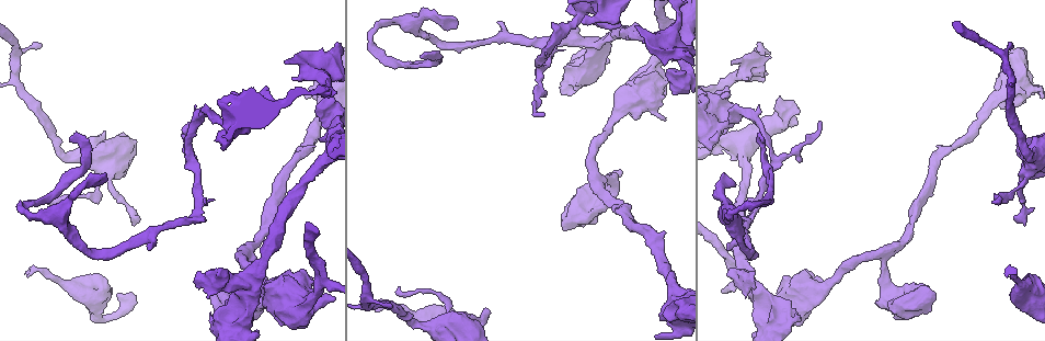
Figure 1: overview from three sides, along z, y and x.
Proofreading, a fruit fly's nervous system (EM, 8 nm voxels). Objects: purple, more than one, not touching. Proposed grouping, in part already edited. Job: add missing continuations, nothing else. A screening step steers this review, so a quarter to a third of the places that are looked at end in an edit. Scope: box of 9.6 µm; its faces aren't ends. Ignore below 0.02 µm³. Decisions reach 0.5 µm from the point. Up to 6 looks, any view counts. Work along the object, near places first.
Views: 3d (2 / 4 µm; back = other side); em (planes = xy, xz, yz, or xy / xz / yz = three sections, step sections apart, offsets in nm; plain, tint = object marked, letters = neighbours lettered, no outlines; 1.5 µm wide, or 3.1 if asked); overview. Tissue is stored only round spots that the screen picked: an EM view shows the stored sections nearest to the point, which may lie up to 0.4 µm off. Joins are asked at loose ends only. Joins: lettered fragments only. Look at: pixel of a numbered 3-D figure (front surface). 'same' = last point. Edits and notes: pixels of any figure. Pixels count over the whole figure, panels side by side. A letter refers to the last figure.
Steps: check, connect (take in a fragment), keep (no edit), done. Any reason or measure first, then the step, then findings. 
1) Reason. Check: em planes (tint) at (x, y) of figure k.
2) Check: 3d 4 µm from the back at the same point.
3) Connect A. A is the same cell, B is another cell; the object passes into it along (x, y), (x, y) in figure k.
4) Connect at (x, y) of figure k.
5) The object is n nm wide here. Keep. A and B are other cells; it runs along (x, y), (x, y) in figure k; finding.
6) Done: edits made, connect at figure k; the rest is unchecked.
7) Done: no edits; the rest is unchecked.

An open end. Check: 3d 2 µm from the back at (747, 81) of figure 1.

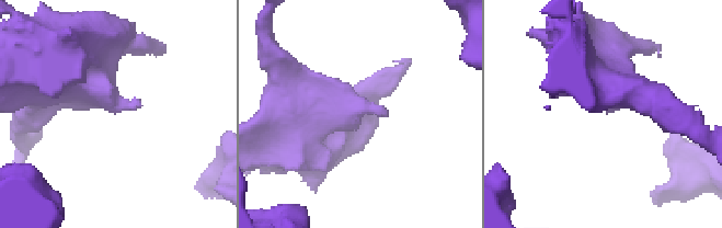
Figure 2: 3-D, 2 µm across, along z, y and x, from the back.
Check: em planes (tint) at (138, 106) of figure 2.

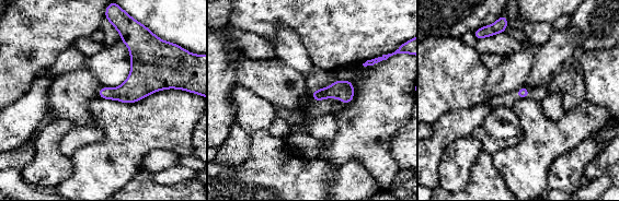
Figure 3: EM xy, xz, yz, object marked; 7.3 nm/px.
Check: em planes (letters) at the same point.

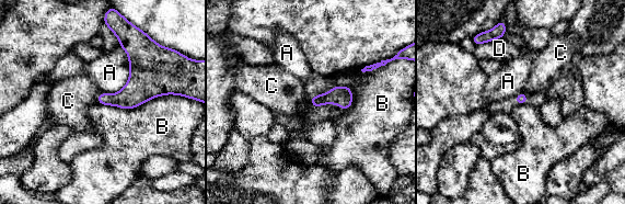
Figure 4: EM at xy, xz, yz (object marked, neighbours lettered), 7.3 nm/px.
Keep. A, B, C and D are other cells; none of them fits.

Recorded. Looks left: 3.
Check: em planes (plain) at (584, 24) of figure 1.

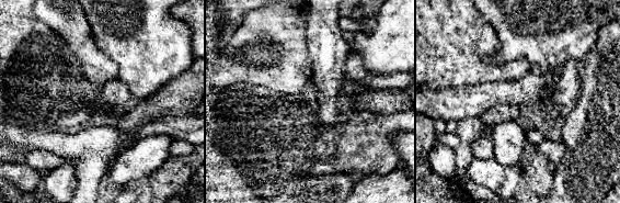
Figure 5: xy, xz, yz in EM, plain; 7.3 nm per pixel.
What lies round it. Check: em planes (letters) at the same point.

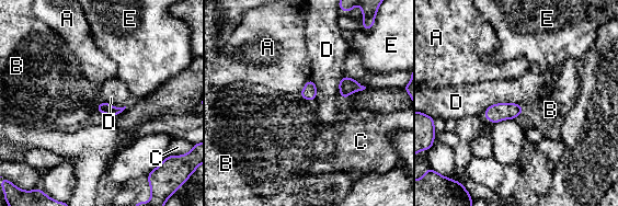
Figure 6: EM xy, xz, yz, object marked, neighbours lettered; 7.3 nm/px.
Keep. A, B, C, D and E are other cells; a border runs along (105, 101), (94, 109) in figure 6; none of them fits.

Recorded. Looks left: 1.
Free end. Check: em planes (letters) at (399, 286) of figure 1.

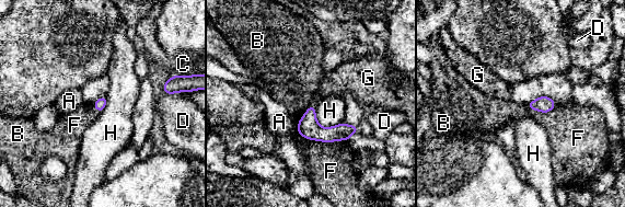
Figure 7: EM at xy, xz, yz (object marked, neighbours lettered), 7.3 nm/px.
Keep. A, B, C, D, F, G and H are other cells; it runs along (300, 124), (317, 133), (355, 128) in figure 7; none of them fits.

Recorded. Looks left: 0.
Done: no edits; the rest is unchecked.

